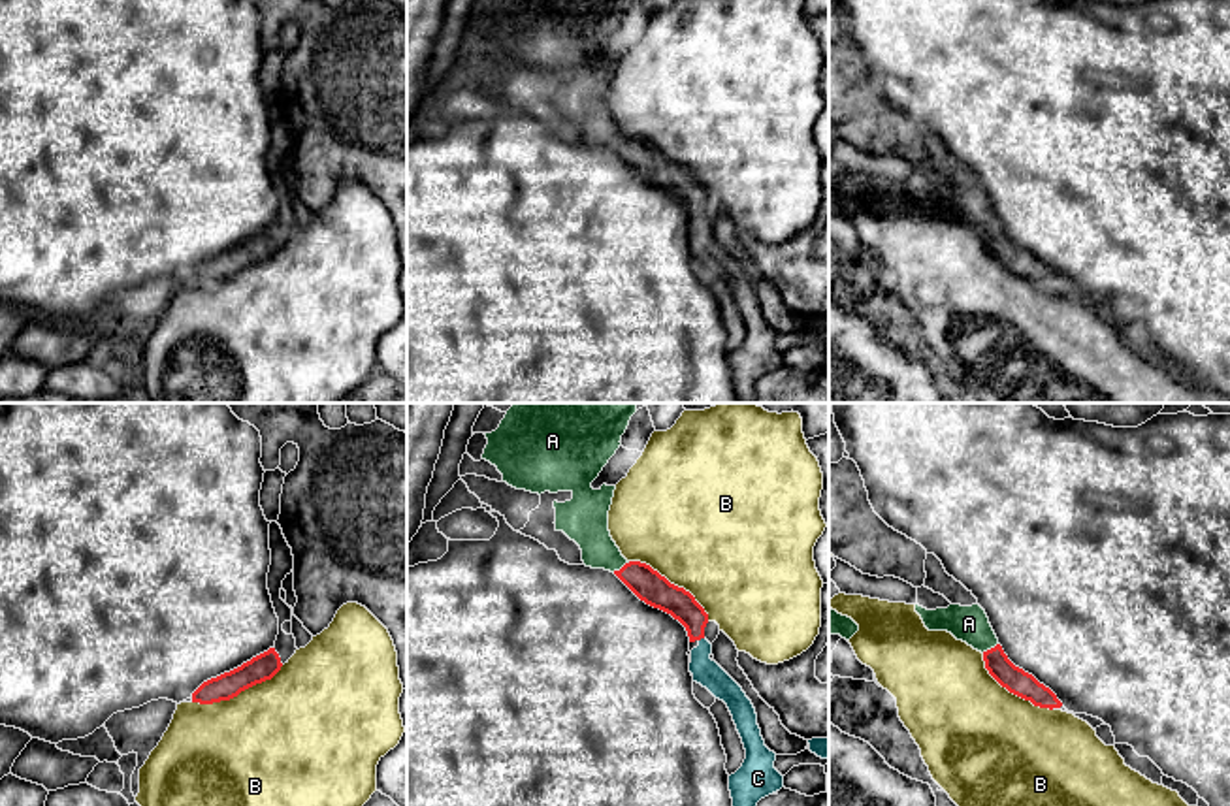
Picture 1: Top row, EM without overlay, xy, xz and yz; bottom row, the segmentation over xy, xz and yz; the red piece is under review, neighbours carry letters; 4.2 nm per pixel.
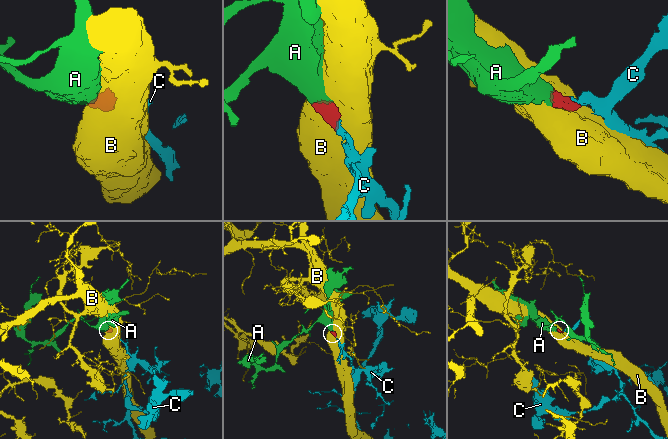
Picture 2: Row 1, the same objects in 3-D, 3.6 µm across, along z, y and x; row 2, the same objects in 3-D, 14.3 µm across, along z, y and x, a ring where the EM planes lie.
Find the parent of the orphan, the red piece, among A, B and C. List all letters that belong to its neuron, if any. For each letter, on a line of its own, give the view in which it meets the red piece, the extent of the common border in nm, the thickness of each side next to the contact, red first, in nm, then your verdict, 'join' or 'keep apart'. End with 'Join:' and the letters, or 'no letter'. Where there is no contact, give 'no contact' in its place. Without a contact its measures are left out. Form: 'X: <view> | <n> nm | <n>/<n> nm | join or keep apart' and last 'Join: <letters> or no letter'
A: xz | 90 nm | 140/190 nm | join
B: xy | 420 nm | 120/500 nm | keep apart
C: xz | 30 nm | 120/120 nm | join
Join: A, C

